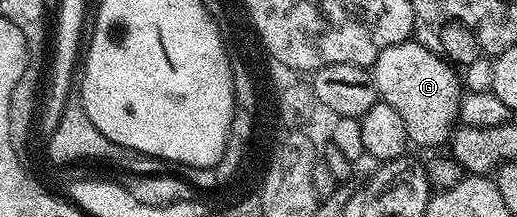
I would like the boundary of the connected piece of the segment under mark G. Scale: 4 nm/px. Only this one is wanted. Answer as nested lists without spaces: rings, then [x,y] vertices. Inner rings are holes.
[[[417,42],[388,46],[376,58],[372,75],[381,103],[393,106],[404,118],[411,145],[434,150],[437,144],[445,145],[454,135],[464,88],[458,85],[458,76],[453,71],[457,72],[449,60]]]

